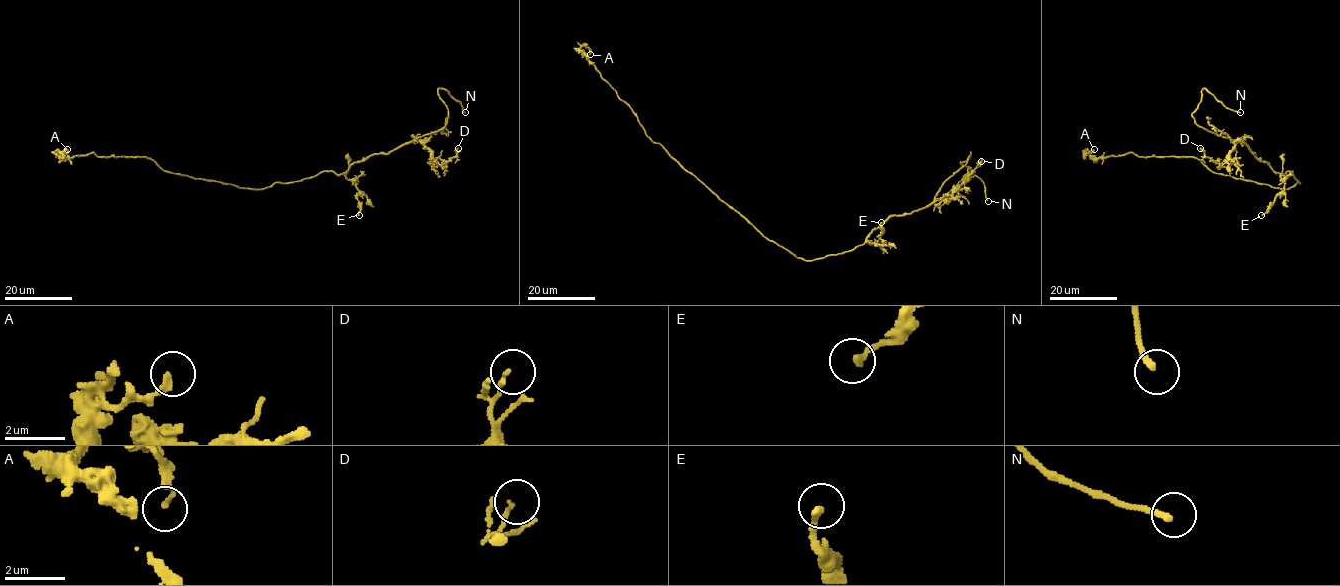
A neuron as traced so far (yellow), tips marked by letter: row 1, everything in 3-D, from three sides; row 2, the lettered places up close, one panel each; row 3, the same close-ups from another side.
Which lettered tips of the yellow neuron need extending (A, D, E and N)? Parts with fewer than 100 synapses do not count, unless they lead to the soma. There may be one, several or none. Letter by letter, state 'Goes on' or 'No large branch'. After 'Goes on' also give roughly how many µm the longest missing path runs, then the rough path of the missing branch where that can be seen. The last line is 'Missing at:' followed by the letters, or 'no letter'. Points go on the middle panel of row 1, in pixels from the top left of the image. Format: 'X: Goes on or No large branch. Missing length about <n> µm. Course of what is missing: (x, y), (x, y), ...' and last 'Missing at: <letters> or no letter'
A: No large branch
D: No large branch
E: No large branch
N: Goes on. Missing length about 15 µm. Course of what is missing: (988, 201), (991, 203), (989, 214), (1000, 225)
Missing at: N

